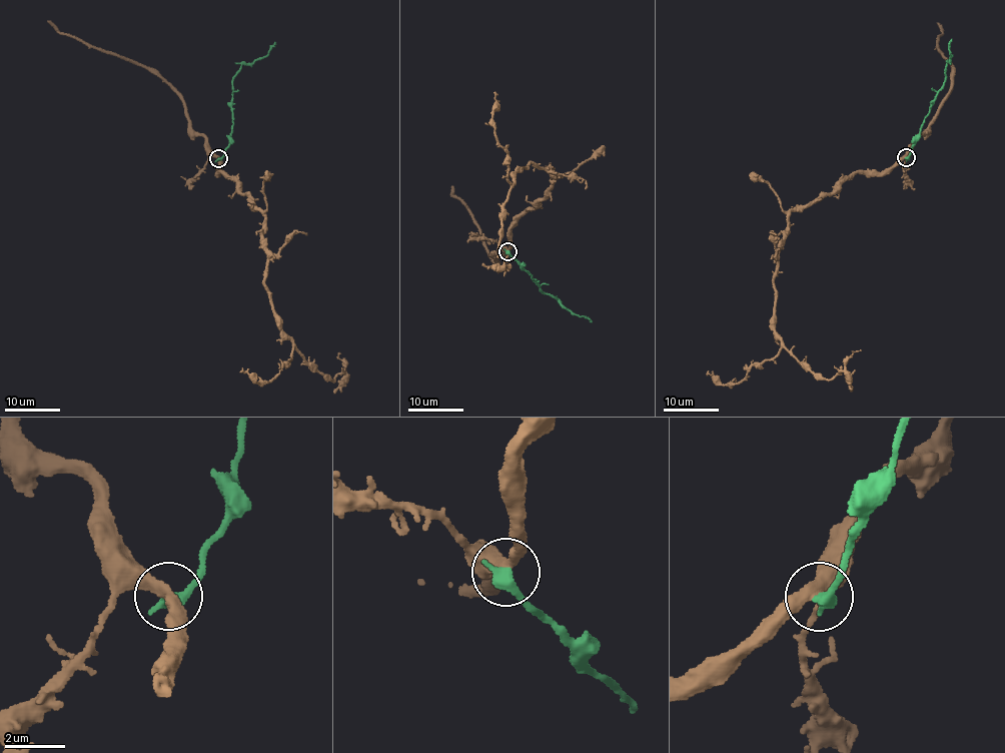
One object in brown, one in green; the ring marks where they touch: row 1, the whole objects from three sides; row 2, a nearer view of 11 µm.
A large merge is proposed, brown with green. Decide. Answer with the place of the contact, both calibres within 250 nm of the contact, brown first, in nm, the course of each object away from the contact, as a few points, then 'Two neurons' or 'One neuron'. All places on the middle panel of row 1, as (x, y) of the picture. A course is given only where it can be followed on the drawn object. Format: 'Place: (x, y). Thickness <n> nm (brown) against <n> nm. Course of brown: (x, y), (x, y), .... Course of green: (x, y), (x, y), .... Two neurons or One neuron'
Place: (508, 251). Thickness 380 nm (brown) against 460 nm. Course of brown: (508, 250), (512, 228), (548, 198), (561, 175), (532, 163), (515, 171), (500, 218), (504, 276). Course of green: (508, 251), (523, 264), (544, 292), (592, 321). Two neurons

